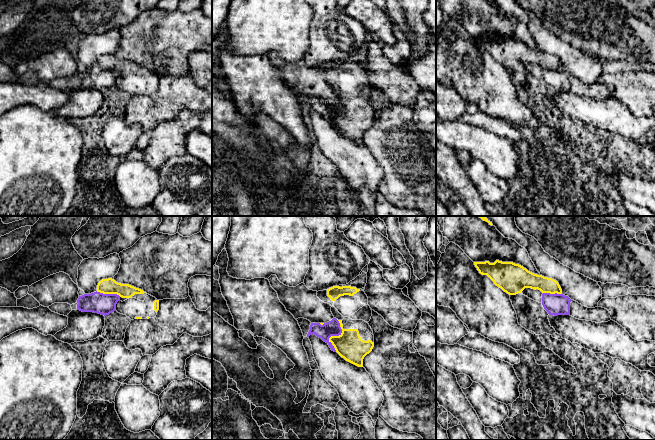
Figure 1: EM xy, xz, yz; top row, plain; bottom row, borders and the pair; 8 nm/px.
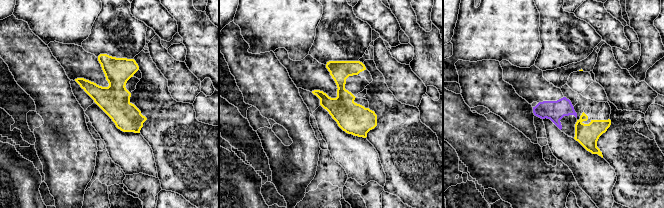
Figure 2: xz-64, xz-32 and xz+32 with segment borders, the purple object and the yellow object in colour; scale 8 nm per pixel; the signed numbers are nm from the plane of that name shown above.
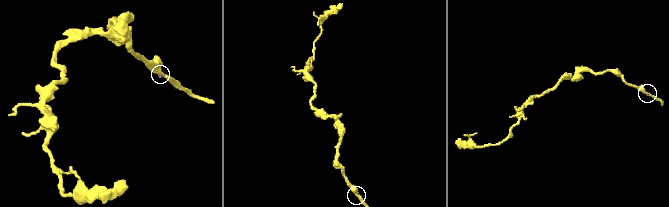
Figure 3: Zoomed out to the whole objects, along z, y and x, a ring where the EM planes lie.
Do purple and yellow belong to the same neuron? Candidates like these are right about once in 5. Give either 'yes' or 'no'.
no

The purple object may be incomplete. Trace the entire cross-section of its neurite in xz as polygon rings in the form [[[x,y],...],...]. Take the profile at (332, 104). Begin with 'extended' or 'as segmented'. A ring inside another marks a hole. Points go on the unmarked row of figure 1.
as segmented; [[[333,94],[331,97],[321,101],[320,99],[311,99],[310,106],[307,110],[307,113],[314,110],[317,113],[321,114],[326,118],[332,127],[336,128],[334,122],[329,117],[331,112],[339,112],[342,109],[340,99],[336,94]]]

